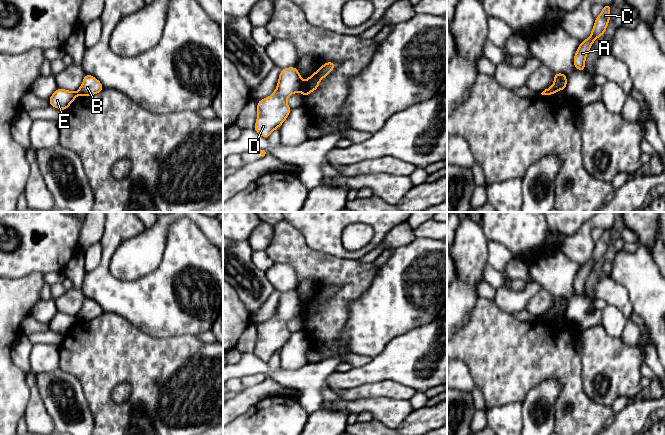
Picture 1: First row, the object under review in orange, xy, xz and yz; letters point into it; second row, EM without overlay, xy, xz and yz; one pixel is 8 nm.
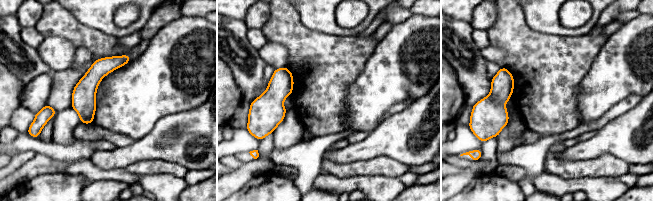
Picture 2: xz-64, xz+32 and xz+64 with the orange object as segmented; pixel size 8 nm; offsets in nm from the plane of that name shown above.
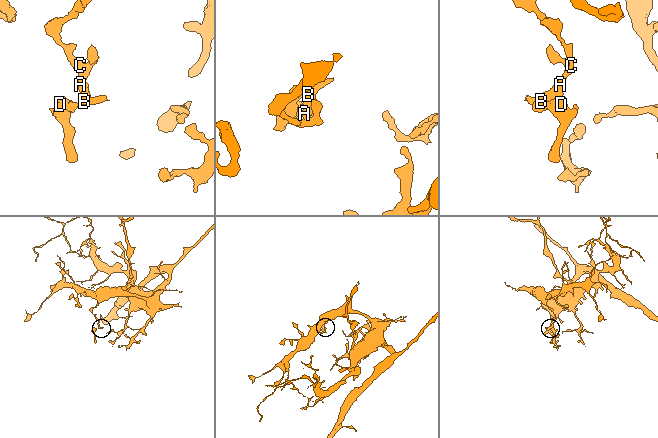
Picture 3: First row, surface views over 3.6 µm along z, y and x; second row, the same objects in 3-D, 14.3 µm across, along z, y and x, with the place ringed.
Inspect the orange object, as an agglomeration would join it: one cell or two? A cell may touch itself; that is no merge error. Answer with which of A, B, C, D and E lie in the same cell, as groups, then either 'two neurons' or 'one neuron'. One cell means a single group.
A B C / D E | two neurons

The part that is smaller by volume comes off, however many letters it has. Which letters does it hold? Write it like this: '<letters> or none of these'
D, E

